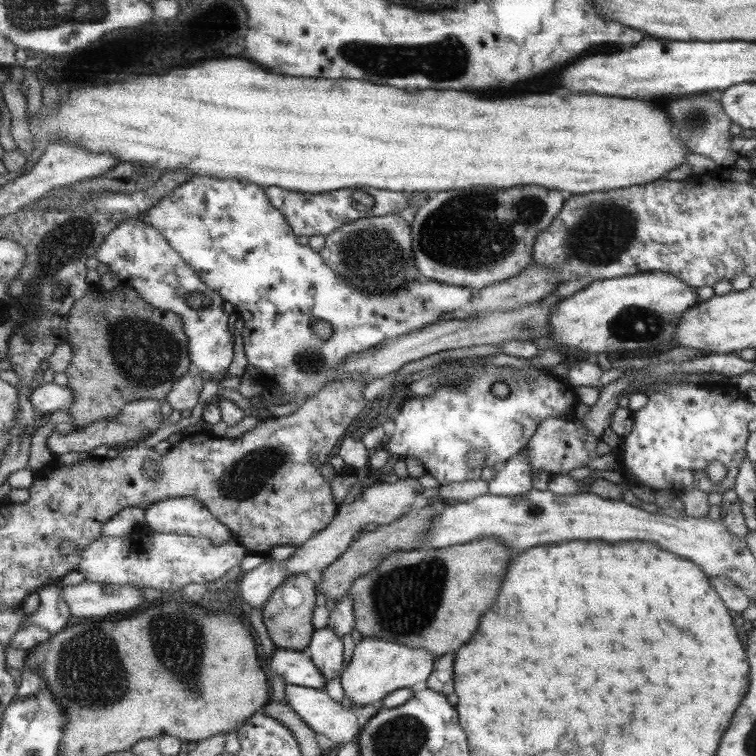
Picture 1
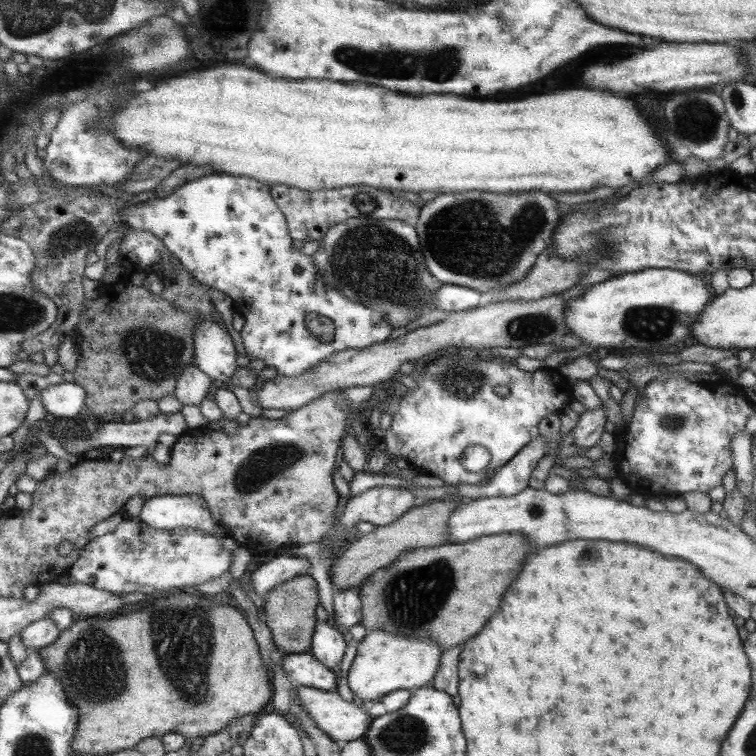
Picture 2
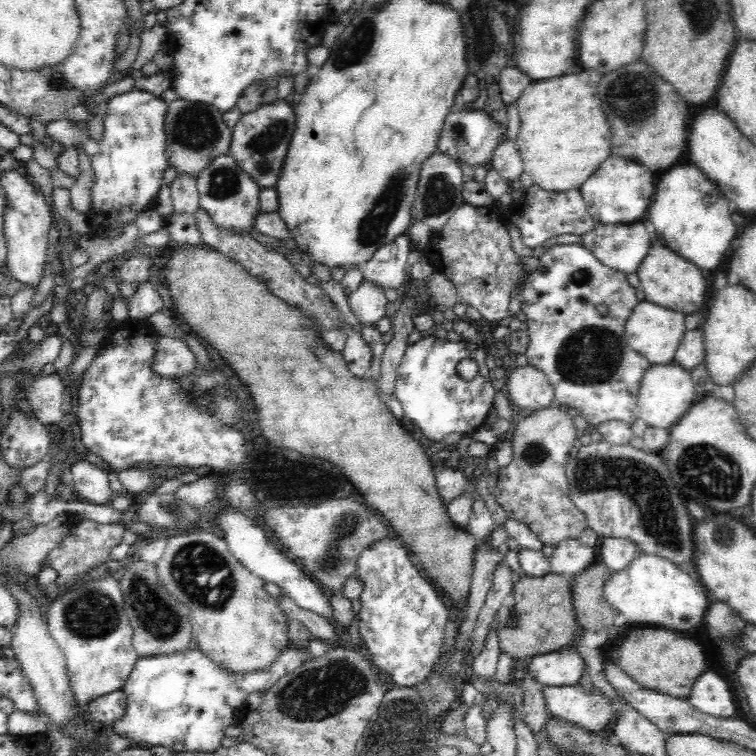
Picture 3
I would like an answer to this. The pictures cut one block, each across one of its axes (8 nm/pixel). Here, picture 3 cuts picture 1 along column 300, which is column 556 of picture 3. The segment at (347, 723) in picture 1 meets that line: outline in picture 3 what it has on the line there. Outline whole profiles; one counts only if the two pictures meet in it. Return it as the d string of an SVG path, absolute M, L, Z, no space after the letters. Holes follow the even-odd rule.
M568 685L566 687L562 687L562 686L546 686L542 688L542 694L543 694L543 698L545 701L545 706L546 709L549 712L550 718L556 718L556 719L560 719L560 721L566 721L569 724L572 724L573 726L576 726L577 728L582 728L583 730L586 730L587 732L592 732L592 733L598 733L599 731L601 731L603 728L606 728L606 726L610 725L610 722L613 720L613 716L615 716L615 720L616 720L616 715L614 715L615 710L612 709L612 706L610 706L610 700L608 700L608 698L604 698L604 696L602 696L602 693L598 692L587 692L587 690L585 690L585 688L581 688L580 685Z

